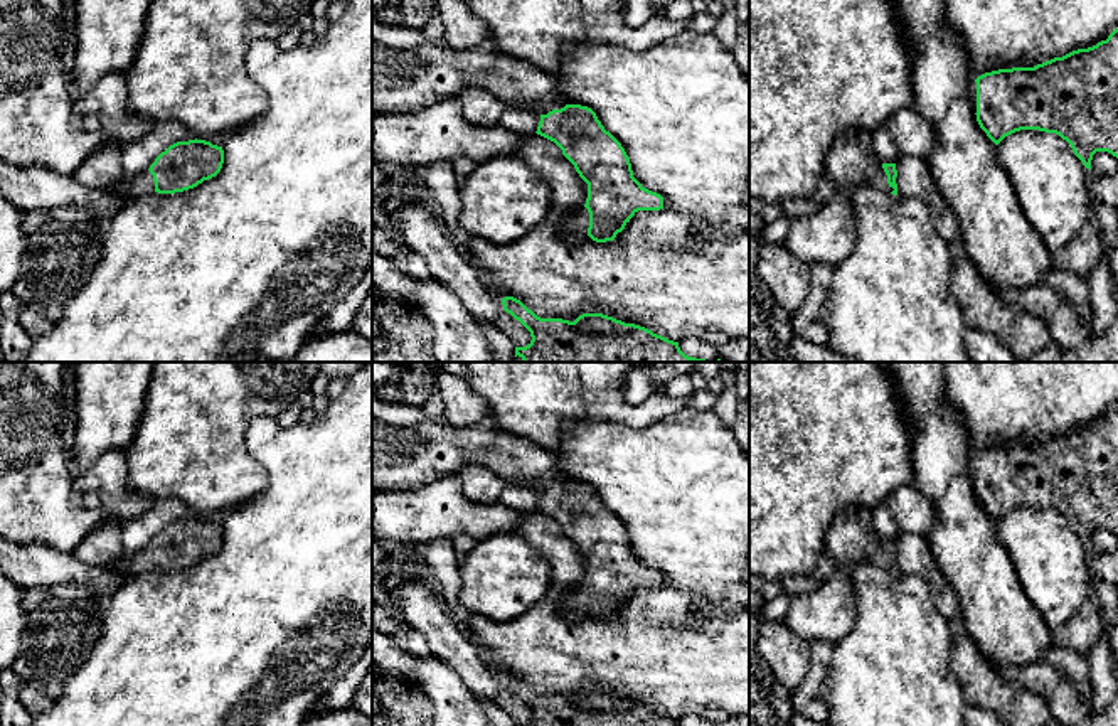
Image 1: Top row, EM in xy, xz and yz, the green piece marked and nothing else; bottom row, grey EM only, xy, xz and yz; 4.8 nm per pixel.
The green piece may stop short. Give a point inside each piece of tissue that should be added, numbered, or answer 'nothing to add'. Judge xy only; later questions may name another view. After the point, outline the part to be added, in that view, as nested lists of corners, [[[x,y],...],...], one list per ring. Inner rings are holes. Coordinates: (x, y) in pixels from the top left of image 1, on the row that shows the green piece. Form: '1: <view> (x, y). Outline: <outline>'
1: xy (143, 184). Outline: [[[150,170],[140,173],[133,180],[120,180],[111,192],[123,195],[125,199],[136,199],[140,195],[150,194],[155,190],[153,175]]]

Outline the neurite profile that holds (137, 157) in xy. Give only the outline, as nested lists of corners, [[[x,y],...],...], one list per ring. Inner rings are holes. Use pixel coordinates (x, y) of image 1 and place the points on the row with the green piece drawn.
[[[178,121],[155,123],[153,130],[140,140],[121,145],[123,179],[133,180],[146,172],[155,158],[177,141],[195,140],[192,131]]]

